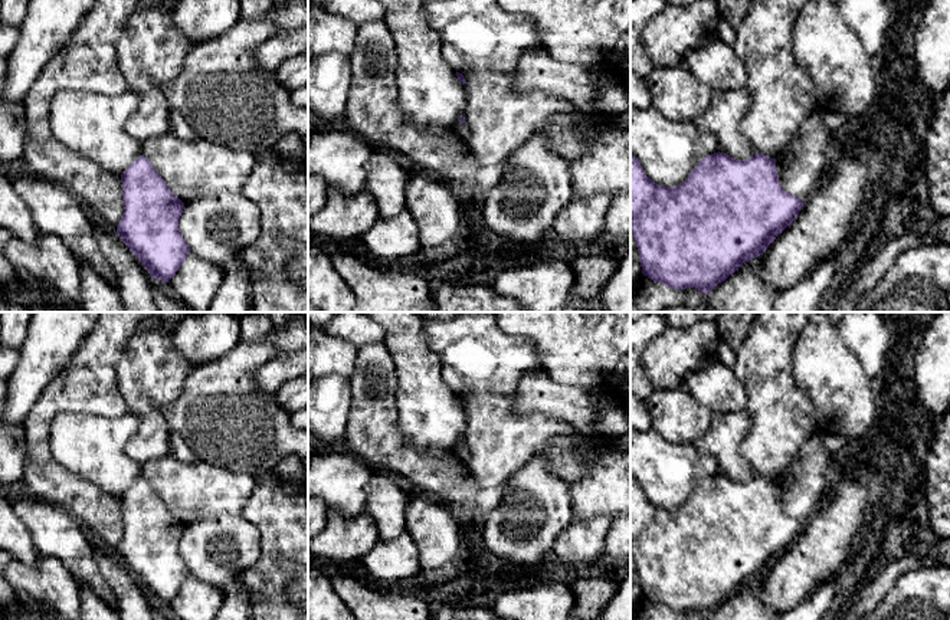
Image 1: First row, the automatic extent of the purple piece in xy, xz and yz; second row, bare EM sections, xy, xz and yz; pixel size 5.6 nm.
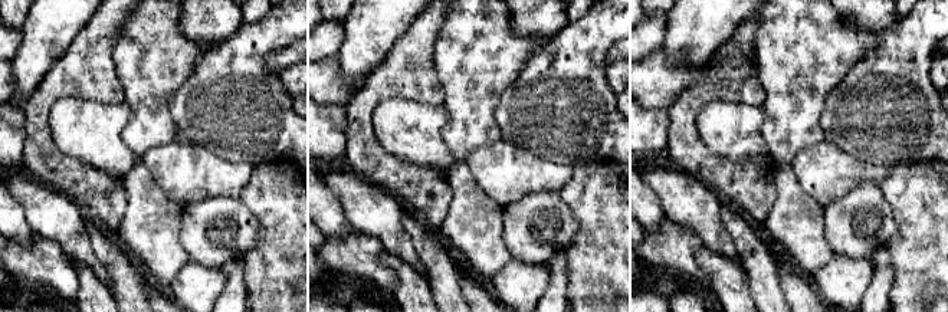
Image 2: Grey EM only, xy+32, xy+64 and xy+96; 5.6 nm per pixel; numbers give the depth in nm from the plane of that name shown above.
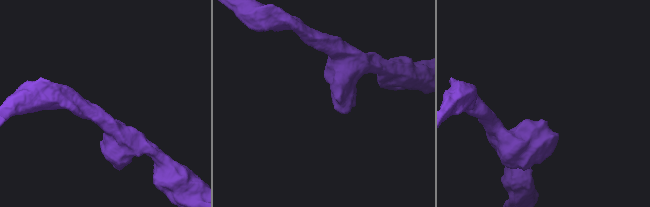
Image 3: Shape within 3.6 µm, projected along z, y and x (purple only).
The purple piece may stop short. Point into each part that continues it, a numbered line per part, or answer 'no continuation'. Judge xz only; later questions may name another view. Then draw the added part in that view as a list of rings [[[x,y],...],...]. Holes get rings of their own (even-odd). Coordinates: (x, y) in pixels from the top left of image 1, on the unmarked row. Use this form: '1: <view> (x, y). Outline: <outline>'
no continuation

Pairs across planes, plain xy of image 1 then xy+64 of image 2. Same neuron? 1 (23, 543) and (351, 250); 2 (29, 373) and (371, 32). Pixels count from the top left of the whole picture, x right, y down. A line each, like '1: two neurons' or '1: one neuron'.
1: two neurons
2: one neuron

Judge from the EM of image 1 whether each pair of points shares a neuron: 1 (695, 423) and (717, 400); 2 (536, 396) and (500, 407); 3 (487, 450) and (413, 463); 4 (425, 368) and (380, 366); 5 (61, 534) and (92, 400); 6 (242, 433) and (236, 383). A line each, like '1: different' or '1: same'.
1: different
2: different
3: different
4: different
5: different
6: same

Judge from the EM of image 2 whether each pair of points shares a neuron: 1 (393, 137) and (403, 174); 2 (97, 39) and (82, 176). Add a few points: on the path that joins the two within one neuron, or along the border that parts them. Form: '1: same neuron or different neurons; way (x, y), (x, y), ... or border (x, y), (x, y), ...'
1: different neurons; border (374, 135), (389, 153), (430, 168)
2: same neuron; way (66, 75), (39, 104), (39, 143), (46, 150)

